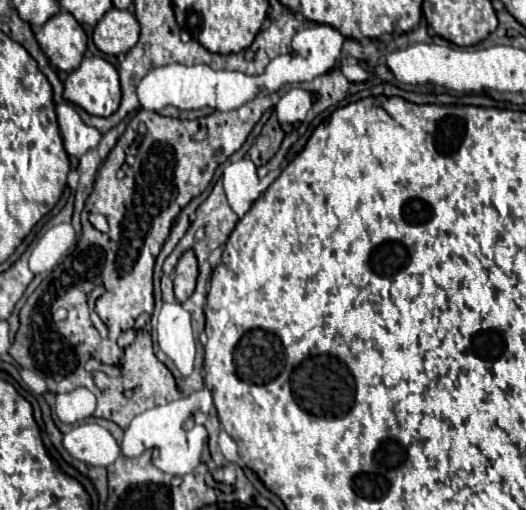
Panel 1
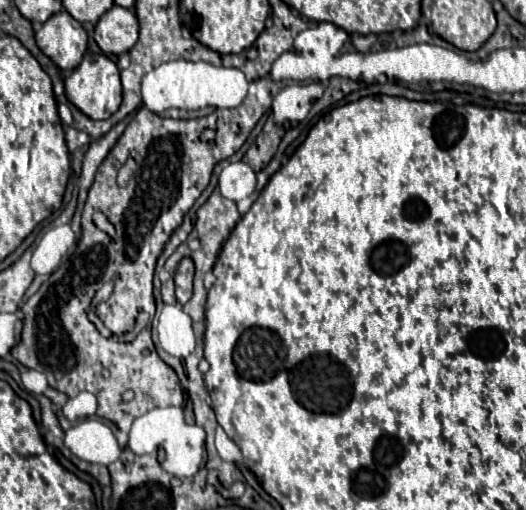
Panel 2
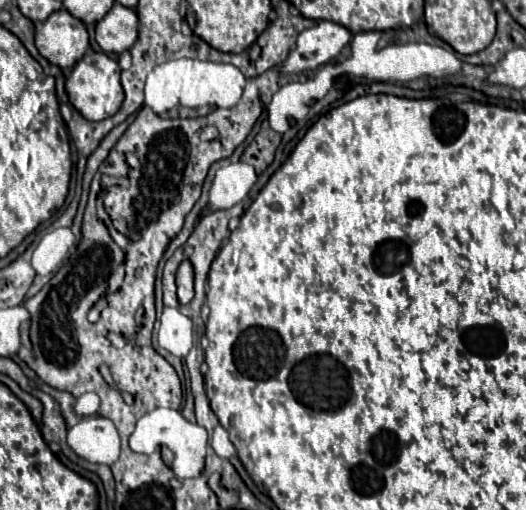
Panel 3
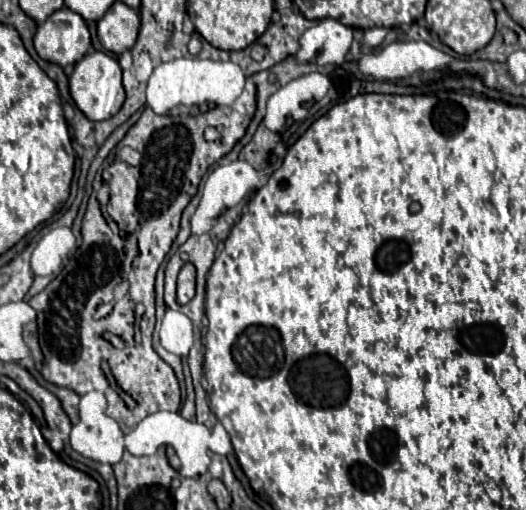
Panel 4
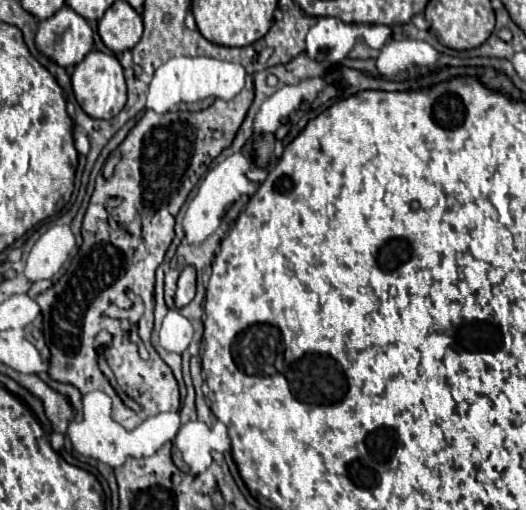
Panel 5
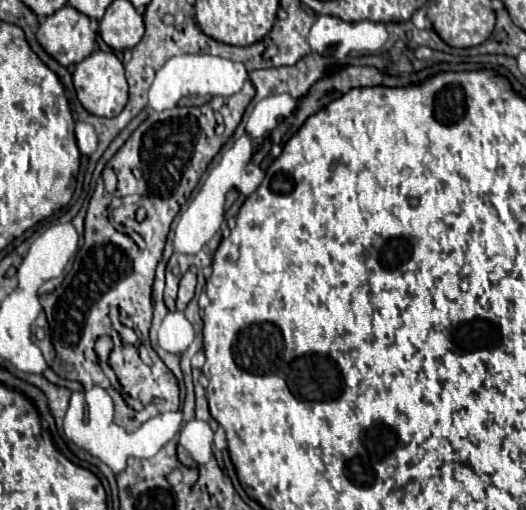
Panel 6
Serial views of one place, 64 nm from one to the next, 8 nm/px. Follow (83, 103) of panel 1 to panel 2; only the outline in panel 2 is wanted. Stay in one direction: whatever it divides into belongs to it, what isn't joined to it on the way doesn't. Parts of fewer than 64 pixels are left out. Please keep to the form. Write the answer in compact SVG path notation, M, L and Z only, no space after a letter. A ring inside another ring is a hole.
M86 52L84 60L66 78L66 98L92 120L110 118L122 104L122 84L118 66L104 54Z

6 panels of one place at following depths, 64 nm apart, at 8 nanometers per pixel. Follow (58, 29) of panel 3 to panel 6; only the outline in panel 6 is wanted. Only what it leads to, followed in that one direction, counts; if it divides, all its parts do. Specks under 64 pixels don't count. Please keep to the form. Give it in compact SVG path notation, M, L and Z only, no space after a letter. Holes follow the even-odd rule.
M70 4L46 16L40 22L36 38L62 66L78 64L96 48L96 32L90 26L90 18Z

